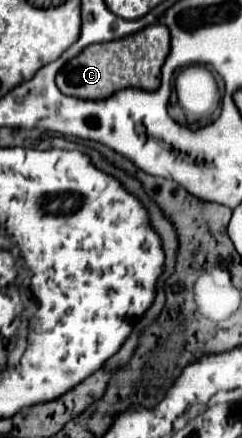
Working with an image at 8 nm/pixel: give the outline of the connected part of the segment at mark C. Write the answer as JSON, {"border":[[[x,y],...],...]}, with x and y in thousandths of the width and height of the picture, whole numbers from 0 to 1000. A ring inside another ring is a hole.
{"border":[[[624,55],[525,87],[360,105],[326,128],[285,137],[244,160],[236,196],[260,215],[310,219],[310,224],[351,224],[351,228],[426,228],[508,201],[649,205],[665,192],[665,151],[674,151],[690,123],[698,123],[690,59]]]}

